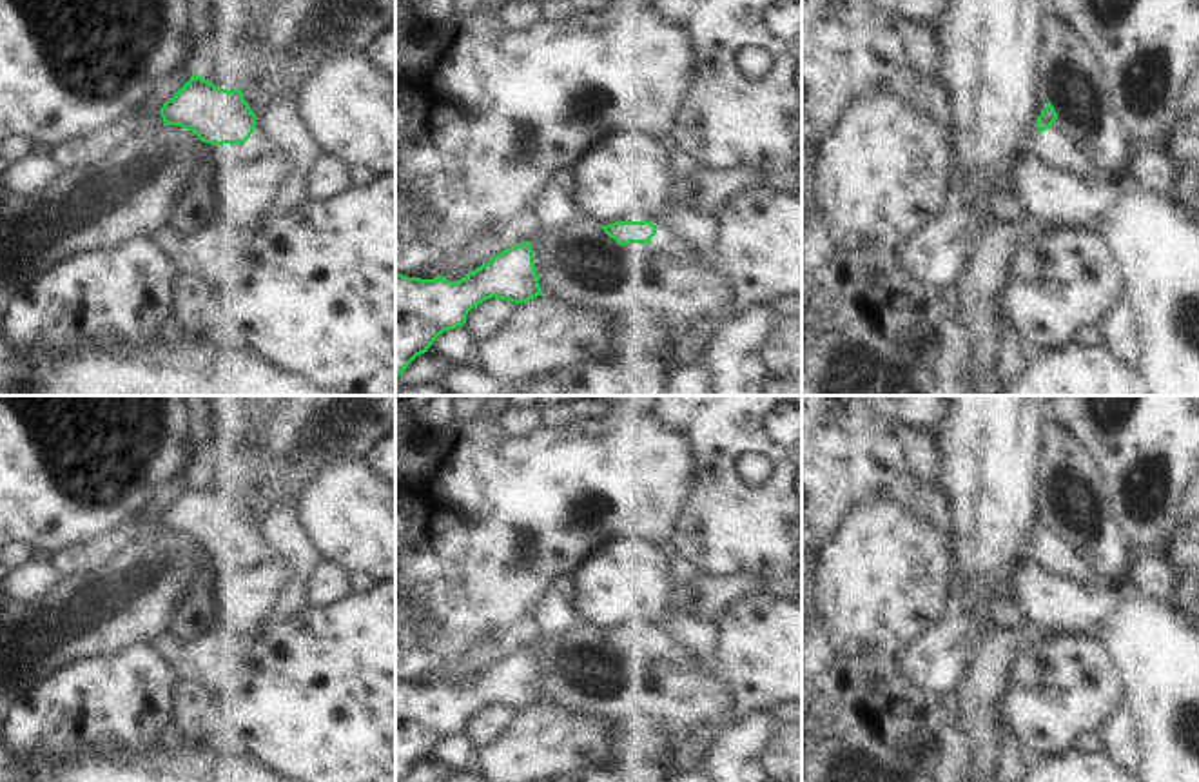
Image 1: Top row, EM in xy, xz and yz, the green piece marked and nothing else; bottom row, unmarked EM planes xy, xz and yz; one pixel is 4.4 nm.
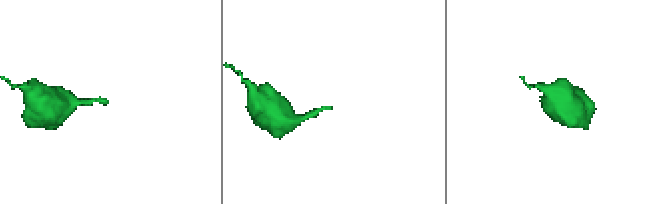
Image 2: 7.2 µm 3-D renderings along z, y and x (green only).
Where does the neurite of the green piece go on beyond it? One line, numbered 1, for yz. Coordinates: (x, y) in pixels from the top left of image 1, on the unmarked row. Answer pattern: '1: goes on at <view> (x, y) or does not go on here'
1: goes on at yz (1056, 554)

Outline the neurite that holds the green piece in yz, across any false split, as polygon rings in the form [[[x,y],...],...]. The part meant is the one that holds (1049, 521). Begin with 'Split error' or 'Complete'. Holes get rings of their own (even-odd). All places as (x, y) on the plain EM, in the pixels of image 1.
Split error. [[[1048,508],[1047,513],[1036,526],[1039,546],[1036,550],[1036,562],[1047,572],[1067,575],[1076,579],[1079,584],[1090,586],[1112,586],[1099,579],[1087,562],[1077,555],[1068,533],[1058,523],[1054,512]]]

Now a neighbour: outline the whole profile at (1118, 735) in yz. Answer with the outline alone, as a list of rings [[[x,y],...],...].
[[[1123,695],[1116,711],[1101,726],[1096,742],[1114,757],[1116,762],[1137,775],[1141,764],[1141,749],[1137,733],[1141,726],[1155,726],[1157,720],[1145,718],[1139,699]]]

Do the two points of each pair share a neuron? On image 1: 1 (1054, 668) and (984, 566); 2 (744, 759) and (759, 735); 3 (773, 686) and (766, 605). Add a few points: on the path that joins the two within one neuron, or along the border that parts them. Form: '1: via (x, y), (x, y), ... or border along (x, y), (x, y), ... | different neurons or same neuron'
1: border along (1022, 626), (996, 663) | different neurons
2: via (744, 753), (753, 741) | same neuron
3: via (773, 666), (773, 652), (766, 643), (766, 625) | same neuron

